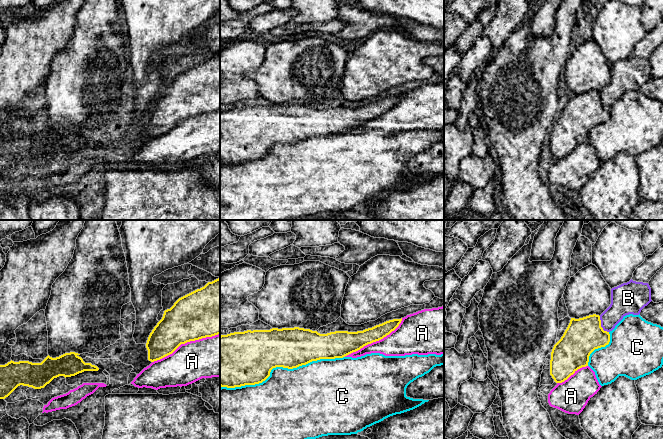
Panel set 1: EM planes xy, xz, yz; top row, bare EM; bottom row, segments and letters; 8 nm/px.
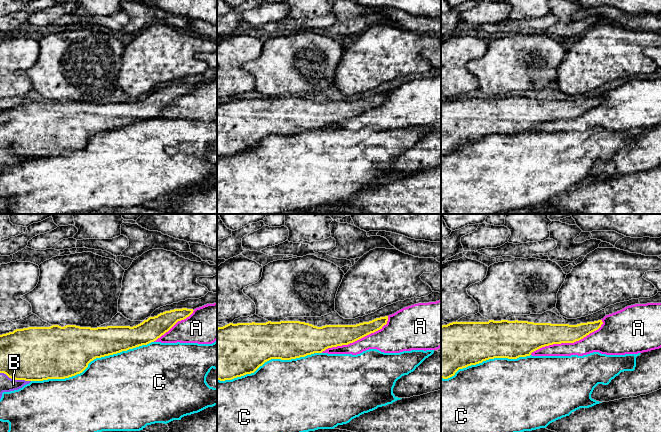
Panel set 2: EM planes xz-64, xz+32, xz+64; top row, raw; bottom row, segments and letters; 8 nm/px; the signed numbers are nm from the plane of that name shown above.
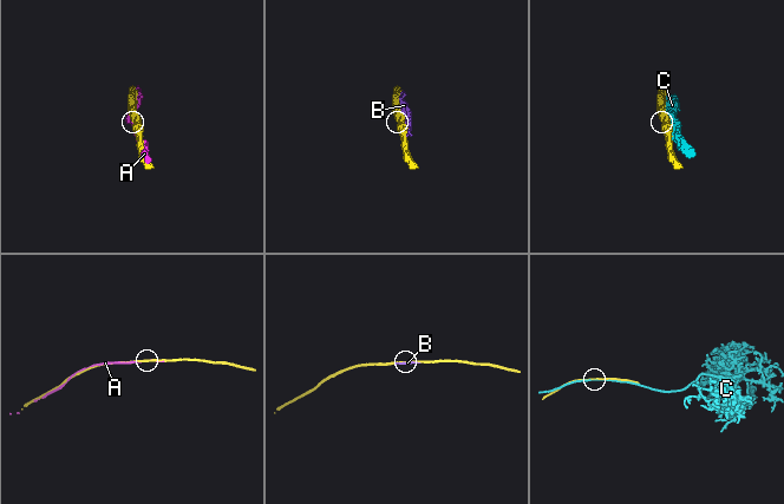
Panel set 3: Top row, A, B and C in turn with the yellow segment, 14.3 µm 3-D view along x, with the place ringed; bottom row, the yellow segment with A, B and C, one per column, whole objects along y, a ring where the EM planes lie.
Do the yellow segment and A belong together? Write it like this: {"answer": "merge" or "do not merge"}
{"answer": "do not merge"}

